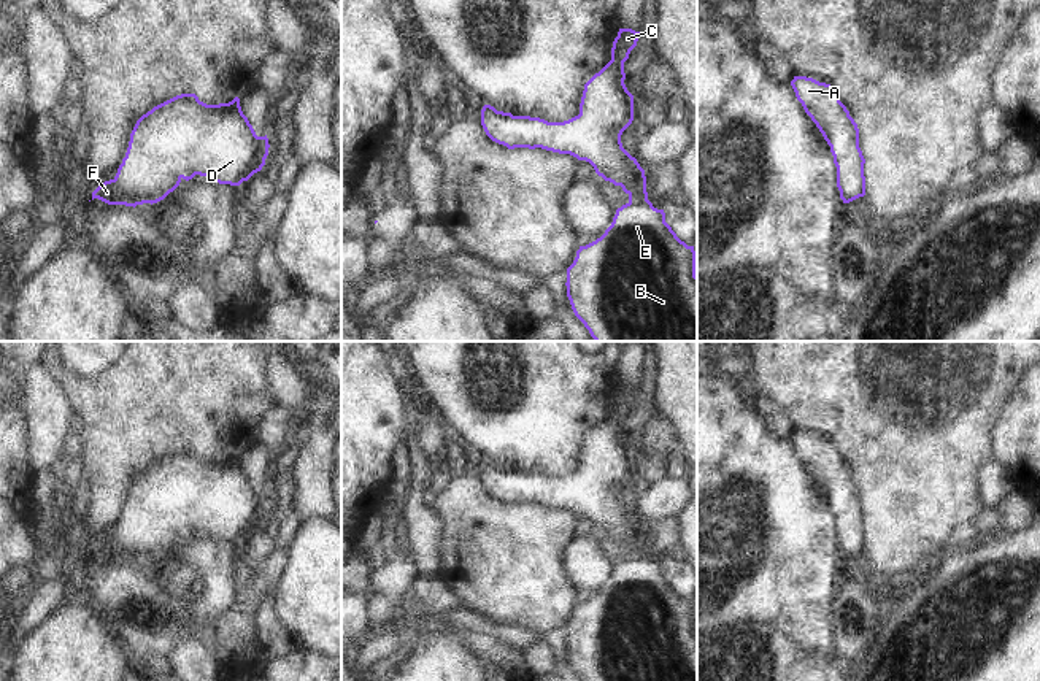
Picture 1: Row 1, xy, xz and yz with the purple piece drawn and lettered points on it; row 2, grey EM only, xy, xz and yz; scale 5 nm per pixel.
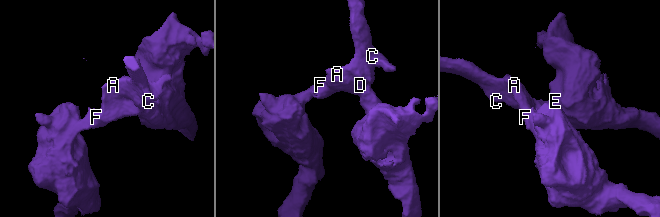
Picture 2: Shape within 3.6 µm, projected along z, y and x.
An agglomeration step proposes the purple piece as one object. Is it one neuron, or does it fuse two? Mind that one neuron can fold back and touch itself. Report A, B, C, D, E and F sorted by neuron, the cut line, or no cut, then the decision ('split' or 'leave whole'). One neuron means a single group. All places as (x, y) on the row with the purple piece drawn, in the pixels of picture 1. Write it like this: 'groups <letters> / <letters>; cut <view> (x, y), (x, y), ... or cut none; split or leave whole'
groups A B C D E F; cut none; leave whole

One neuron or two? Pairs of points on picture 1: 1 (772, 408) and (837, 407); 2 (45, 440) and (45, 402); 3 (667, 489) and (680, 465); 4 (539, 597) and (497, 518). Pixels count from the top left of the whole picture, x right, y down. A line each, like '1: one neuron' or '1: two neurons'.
1: two neurons
2: one neuron
3: two neurons
4: one neuron

